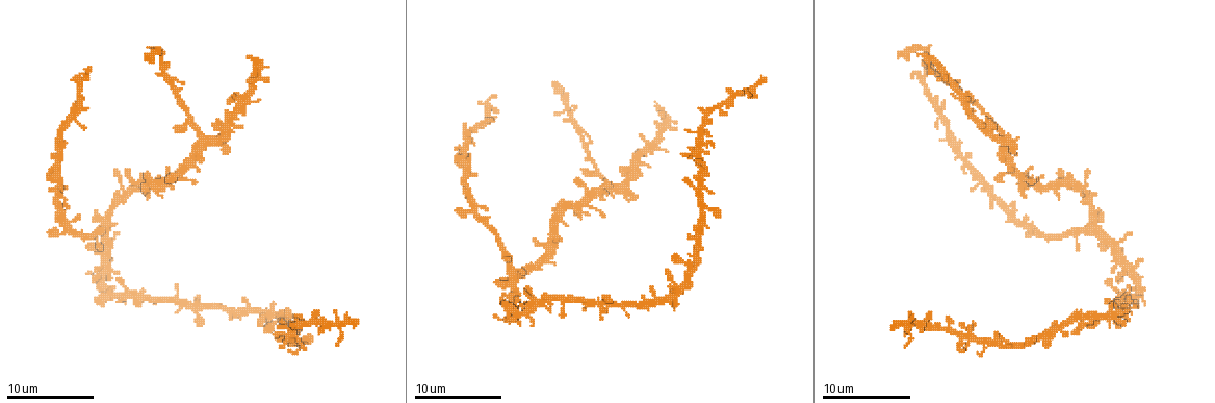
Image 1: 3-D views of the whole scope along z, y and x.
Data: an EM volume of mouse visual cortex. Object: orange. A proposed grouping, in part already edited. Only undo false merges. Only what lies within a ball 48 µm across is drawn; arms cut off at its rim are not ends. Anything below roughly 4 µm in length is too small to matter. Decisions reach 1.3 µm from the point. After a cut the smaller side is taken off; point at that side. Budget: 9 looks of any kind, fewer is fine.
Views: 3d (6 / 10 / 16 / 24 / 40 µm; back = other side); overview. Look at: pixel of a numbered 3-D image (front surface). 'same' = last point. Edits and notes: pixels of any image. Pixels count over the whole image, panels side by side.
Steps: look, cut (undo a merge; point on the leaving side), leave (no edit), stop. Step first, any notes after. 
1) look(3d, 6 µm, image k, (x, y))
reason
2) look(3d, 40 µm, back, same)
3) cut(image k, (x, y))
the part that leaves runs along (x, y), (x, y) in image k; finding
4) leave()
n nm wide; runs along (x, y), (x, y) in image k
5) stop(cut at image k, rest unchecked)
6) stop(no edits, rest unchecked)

look(3d, 16 µm, image 1, (1084, 193))
thin arm on a thick one

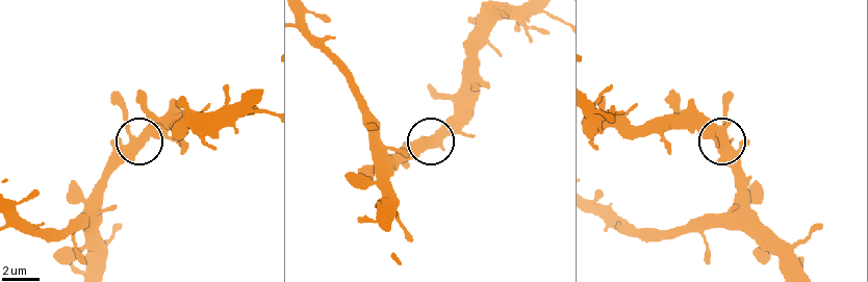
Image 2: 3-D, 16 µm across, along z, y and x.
leave()
4 arms; runs along (799, 267), (749, 206), (744, 174), (721, 142), (724, 96) in image 2; all the same neuron

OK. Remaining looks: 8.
look(3d, 6 µm, image 1, (104, 223))
a fork

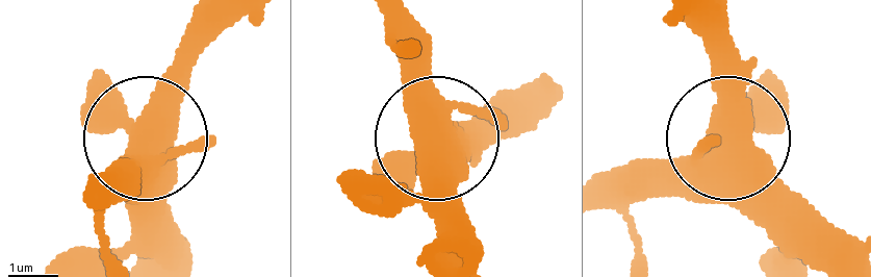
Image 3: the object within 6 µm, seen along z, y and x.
look(3d, 6 µm, back, image 3, (137, 144))
from behind

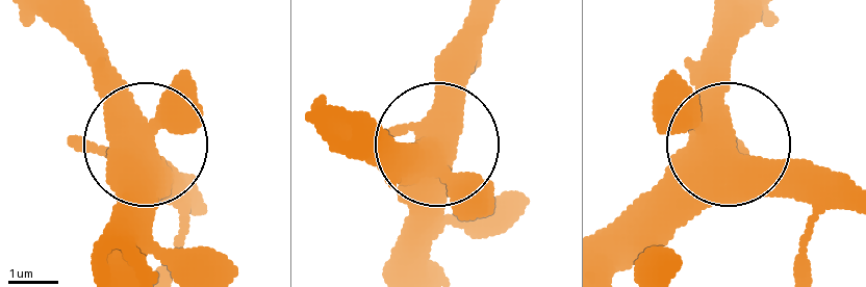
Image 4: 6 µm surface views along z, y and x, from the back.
leave()
480 nm wide; all the same neuron

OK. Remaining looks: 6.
look(3d, 16 µm, image 1, (158, 180))
a narrow waist

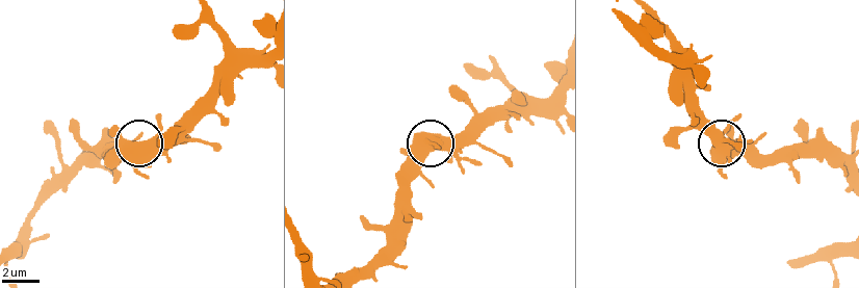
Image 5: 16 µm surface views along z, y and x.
look(3d, 6 µm, image 5, (143, 145))
closer look

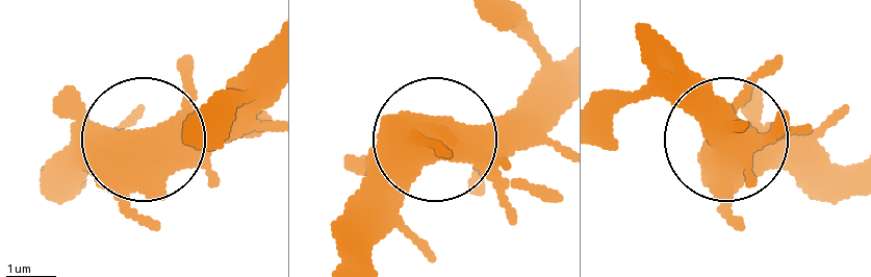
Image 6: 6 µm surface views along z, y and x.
leave()
560 nm wide; one neuron here

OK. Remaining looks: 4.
look(3d, 16 µm, image 1, (204, 139))

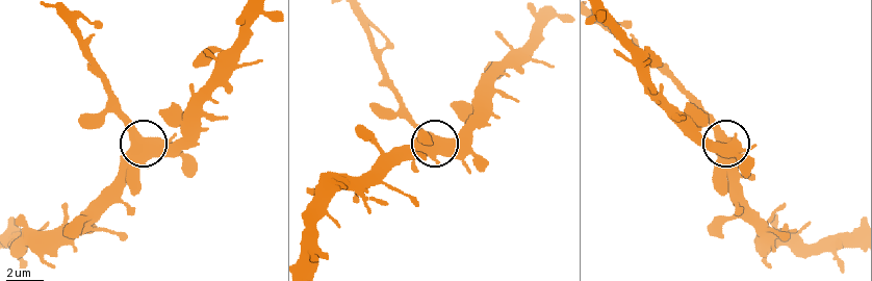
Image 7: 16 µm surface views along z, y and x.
leave()
runs along (307, 222), (340, 190), (457, 141), (483, 116) in image 7; continuous, no second neuron

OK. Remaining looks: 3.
stop(no edits, rest unchecked)

